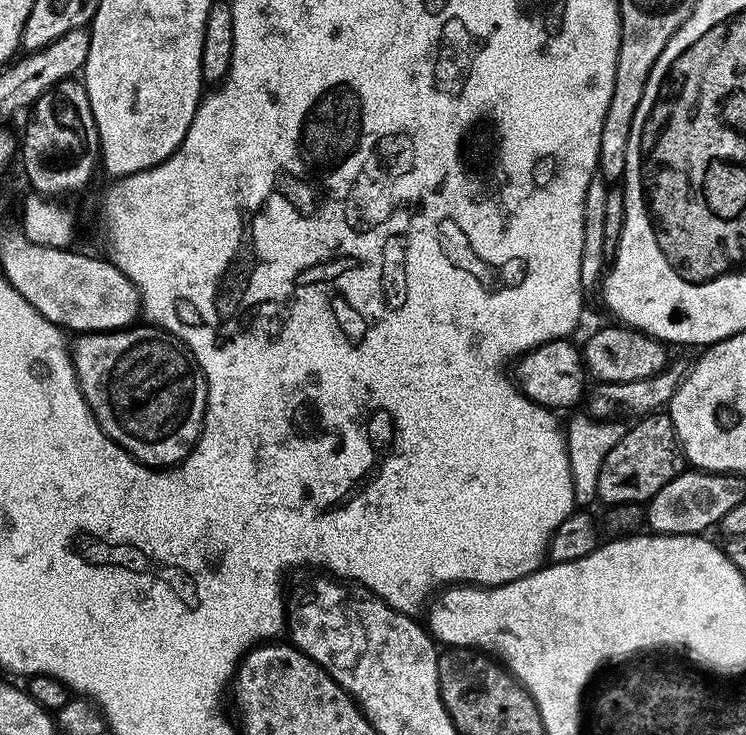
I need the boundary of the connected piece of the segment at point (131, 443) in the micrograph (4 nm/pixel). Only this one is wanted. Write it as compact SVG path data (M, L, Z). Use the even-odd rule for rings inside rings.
M129 326L119 328L116 332L81 332L71 341L70 351L72 354L72 365L76 371L76 381L98 422L102 426L104 433L116 443L122 450L131 454L139 464L144 464L147 468L158 468L167 470L175 465L181 464L196 444L196 439L200 437L200 431L204 425L204 411L208 401L208 383L204 377L204 371L200 369L199 359L194 353L179 340L177 336L172 336L162 328L155 326Z

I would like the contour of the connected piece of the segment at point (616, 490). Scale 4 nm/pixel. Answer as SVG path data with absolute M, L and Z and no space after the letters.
M667 411L650 412L639 417L636 425L629 427L620 442L606 455L598 472L597 497L605 505L638 503L647 505L649 500L673 480L685 467L686 461L676 443L674 422Z

